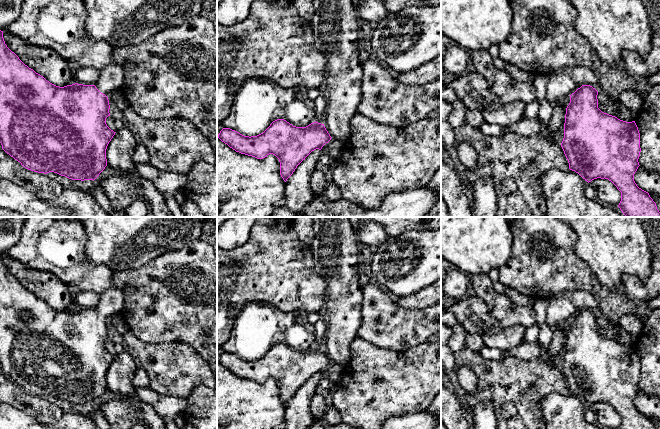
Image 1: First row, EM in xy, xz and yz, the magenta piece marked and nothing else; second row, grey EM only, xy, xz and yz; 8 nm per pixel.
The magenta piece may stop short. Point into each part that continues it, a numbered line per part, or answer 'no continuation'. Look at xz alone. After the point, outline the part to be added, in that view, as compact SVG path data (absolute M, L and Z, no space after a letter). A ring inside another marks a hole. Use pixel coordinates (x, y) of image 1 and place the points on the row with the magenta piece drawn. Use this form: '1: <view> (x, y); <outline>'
no continuation

